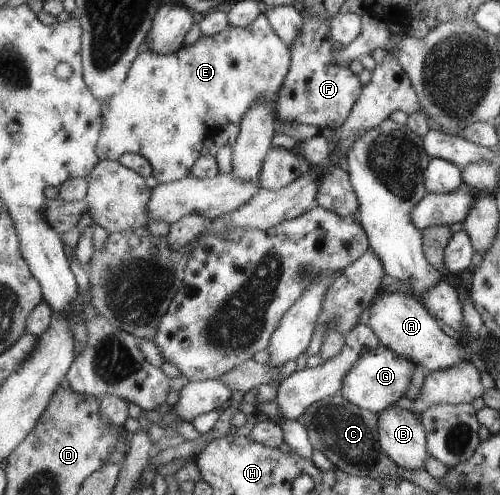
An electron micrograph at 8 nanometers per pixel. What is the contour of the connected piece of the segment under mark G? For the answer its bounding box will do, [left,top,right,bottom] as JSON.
[340,343,416,413]

